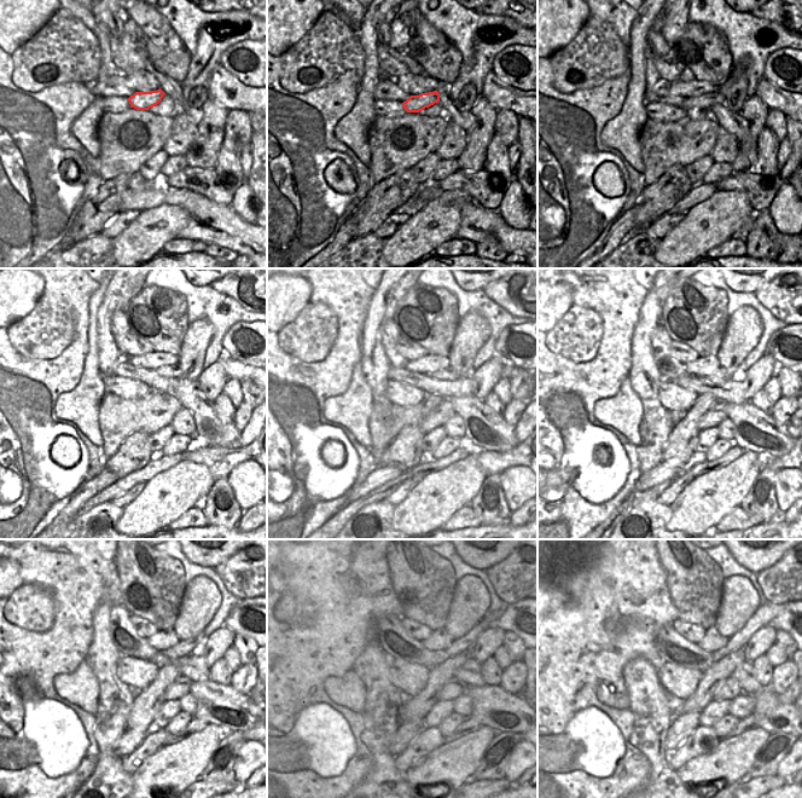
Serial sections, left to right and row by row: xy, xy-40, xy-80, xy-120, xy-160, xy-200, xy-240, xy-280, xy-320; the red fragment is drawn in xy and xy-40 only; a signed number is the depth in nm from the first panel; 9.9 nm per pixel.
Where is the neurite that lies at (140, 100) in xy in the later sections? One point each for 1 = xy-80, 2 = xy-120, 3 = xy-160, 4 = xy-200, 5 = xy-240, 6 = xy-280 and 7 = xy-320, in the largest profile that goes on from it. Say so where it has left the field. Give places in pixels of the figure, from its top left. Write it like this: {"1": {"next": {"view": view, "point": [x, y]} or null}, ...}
{"1": {"next": {"view": "xy-80", "point": [705, 102]}}, "2": {"next": {"view": "xy-120", "point": [174, 371]}}, "3": {"next": {"view": "xy-160", "point": [448, 374]}}, "4": {"next": {"view": "xy-200", "point": [721, 375]}}, "5": {"next": {"view": "xy-240", "point": [185, 647]}}, "6": {"next": {"view": "xy-280", "point": [463, 645]}}, "7": {"next": {"view": "xy-320", "point": [765, 613]}}}

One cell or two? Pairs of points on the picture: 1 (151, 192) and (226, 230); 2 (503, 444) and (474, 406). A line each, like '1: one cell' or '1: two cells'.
1: one cell
2: one cell

